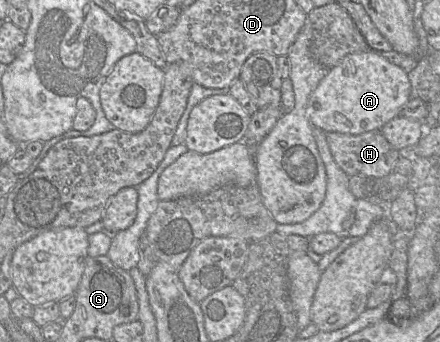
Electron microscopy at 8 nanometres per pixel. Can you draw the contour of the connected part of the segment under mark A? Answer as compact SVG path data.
M368 49L345 56L311 93L306 113L313 127L324 132L359 135L381 128L396 116L411 97L408 74L378 52Z

